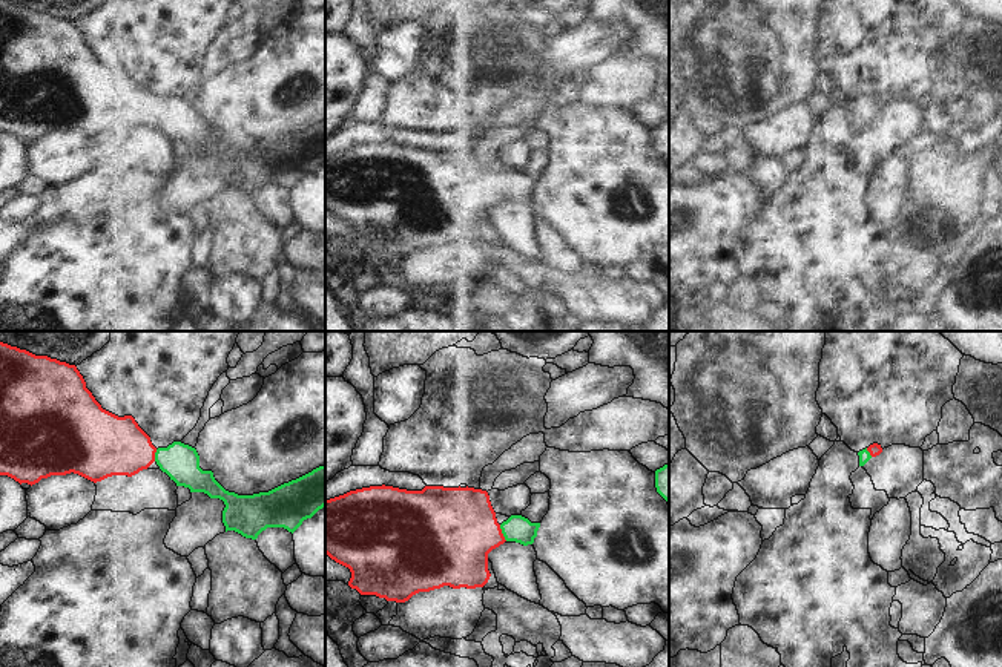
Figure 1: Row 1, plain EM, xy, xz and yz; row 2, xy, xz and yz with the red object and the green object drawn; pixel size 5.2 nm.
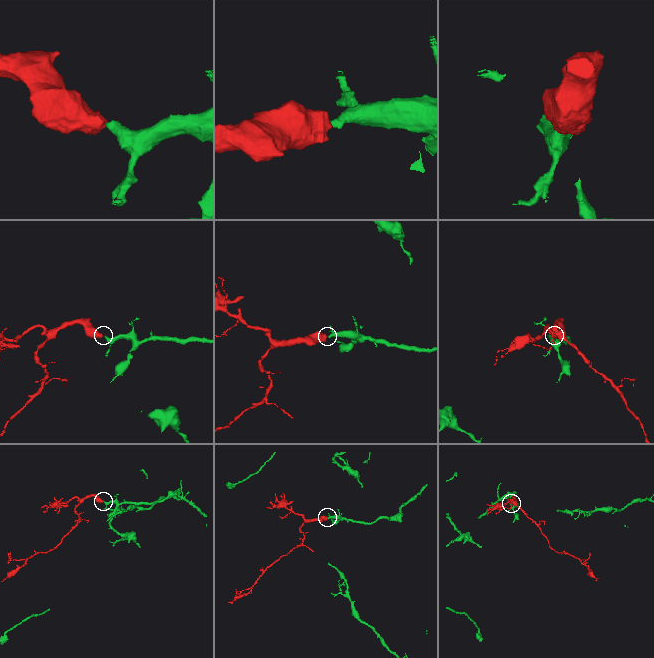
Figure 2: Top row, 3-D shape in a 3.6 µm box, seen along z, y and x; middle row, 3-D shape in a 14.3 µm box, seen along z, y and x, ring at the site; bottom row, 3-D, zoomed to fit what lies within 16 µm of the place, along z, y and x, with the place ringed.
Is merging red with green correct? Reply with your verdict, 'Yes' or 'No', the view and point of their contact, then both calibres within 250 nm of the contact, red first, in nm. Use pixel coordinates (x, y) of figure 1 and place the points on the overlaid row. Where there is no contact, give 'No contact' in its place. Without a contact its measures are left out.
Yes. Touches red at xz (500, 532). Thickness 440 nm (red) against 140 nm.

